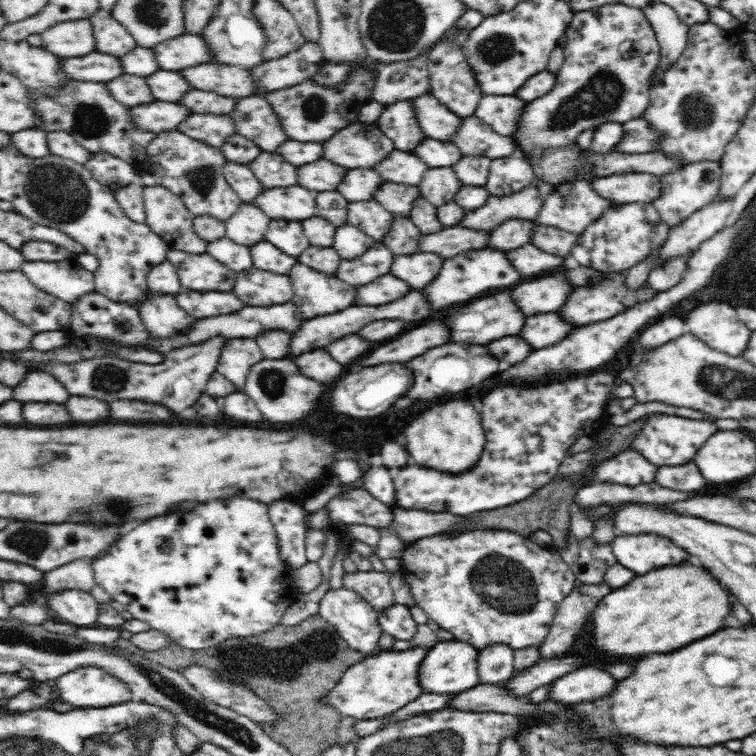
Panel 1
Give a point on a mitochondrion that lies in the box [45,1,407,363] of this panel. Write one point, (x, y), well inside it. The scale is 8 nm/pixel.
(89, 119)

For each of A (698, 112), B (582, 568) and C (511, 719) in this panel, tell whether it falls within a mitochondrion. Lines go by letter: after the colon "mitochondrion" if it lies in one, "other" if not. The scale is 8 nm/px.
A: mitochondrion
B: other
C: other

